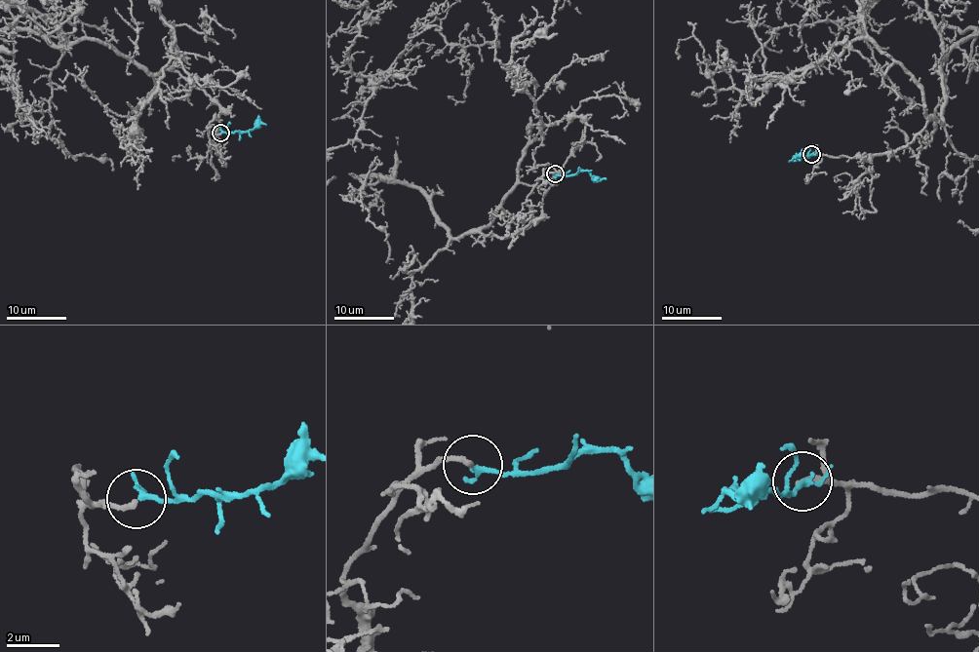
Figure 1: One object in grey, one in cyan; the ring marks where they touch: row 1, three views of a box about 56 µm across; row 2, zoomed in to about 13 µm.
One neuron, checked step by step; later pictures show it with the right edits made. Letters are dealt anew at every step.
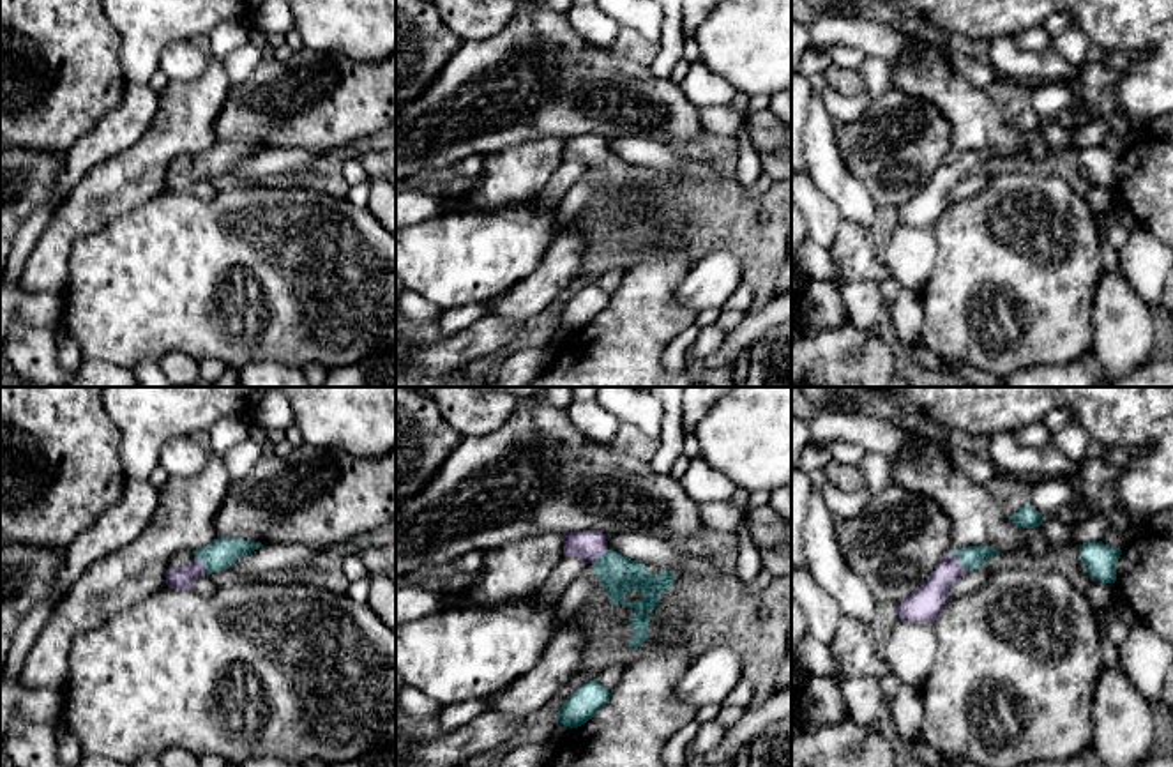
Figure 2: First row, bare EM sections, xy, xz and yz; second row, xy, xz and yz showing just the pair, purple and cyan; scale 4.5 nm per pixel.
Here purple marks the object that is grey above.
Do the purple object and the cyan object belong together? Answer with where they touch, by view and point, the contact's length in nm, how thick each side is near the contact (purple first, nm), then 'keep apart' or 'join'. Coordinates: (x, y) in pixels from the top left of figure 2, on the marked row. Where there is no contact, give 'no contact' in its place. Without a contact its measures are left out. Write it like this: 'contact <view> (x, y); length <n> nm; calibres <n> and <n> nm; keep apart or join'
contact xy (204, 566); length 100 nm; calibres 100 and 140 nm; join

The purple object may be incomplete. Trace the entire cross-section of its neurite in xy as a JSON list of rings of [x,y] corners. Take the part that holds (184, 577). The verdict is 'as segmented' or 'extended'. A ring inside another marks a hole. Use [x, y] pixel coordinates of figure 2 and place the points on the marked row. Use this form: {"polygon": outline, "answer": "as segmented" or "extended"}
{"polygon": [[[242,537],[214,539],[205,548],[194,551],[194,558],[184,567],[166,571],[166,585],[171,589],[191,590],[193,583],[203,576],[230,569],[237,560],[263,546]]], "answer": "extended"}

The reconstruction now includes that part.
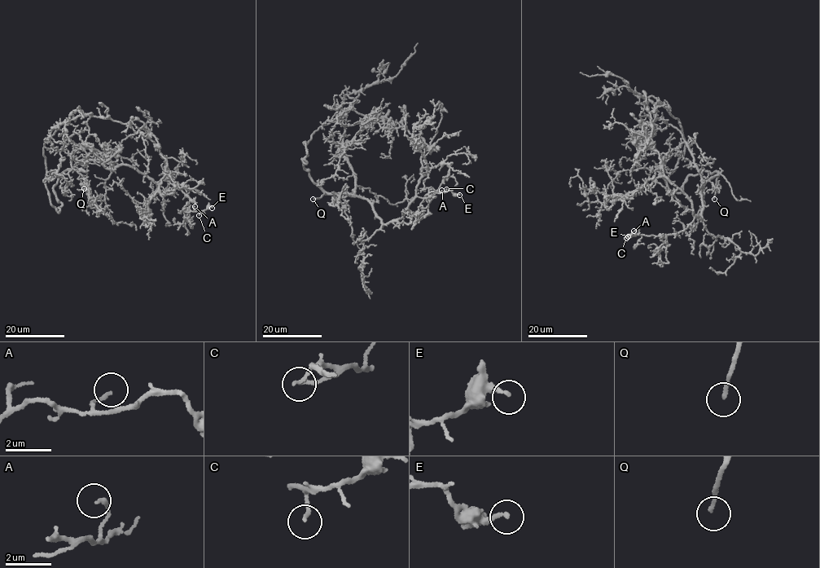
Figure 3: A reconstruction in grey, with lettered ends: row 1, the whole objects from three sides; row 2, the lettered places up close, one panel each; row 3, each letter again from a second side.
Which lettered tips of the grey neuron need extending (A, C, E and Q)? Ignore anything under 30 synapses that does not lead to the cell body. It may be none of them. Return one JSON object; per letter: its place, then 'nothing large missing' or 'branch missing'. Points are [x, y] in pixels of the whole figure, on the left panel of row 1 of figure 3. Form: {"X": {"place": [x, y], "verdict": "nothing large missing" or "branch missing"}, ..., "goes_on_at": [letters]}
{"A": {"place": [195, 206], "verdict": "nothing large missing"}, "C": {"place": [199, 215], "verdict": "nothing large missing"}, "E": {"place": [212, 208], "verdict": "nothing large missing"}, "Q": {"place": [84, 188], "verdict": "branch missing"}, "goes_on_at": ["Q"]}

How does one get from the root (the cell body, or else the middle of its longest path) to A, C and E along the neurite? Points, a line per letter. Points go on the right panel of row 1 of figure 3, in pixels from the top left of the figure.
A: (702, 212), (701, 219), (696, 217), (682, 231), (677, 233), (662, 236), (635, 235), (633, 231)
C: (702, 212), (703, 217), (696, 217), (682, 231), (665, 235), (637, 234), (626, 238)
E: (702, 212), (701, 219), (696, 217), (682, 231), (677, 233), (628, 236)

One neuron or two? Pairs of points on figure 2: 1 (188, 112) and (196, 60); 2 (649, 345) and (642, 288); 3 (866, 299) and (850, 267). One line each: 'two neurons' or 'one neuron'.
1: two neurons
2: one neuron
3: two neurons

